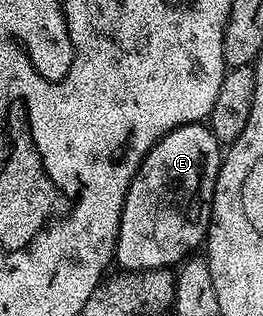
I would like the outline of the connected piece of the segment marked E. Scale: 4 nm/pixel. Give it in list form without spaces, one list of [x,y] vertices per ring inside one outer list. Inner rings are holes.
[[[207,123],[183,124],[174,130],[170,130],[158,143],[151,148],[146,155],[144,161],[140,164],[140,168],[134,174],[134,178],[130,182],[130,190],[126,190],[126,202],[122,206],[122,218],[118,226],[118,238],[116,239],[115,263],[126,272],[145,272],[146,270],[154,270],[155,268],[171,269],[173,266],[179,266],[197,251],[196,248],[205,243],[208,234],[208,223],[212,217],[212,195],[214,194],[214,186],[216,179],[220,173],[220,162],[222,159],[222,146],[214,138],[212,129]]]

